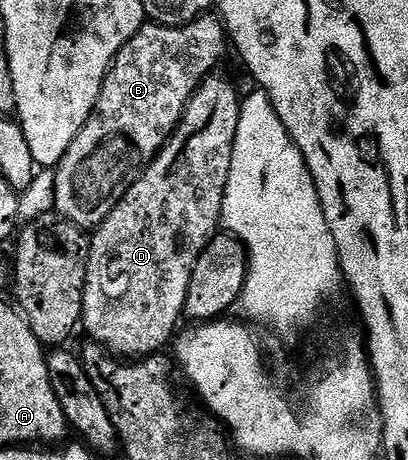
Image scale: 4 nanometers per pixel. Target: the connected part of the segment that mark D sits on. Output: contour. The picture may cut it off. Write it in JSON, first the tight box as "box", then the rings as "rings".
{"box":[80,74,242,361],"rings":[[[221,74],[205,78],[185,106],[177,130],[161,146],[161,152],[153,158],[149,168],[133,182],[131,189],[127,189],[119,205],[115,205],[109,216],[95,228],[89,240],[80,326],[83,331],[85,327],[92,342],[122,360],[136,361],[146,355],[156,355],[164,352],[168,343],[170,346],[174,342],[177,322],[182,322],[185,314],[187,285],[191,285],[195,261],[218,234],[242,101],[236,85]]]}

